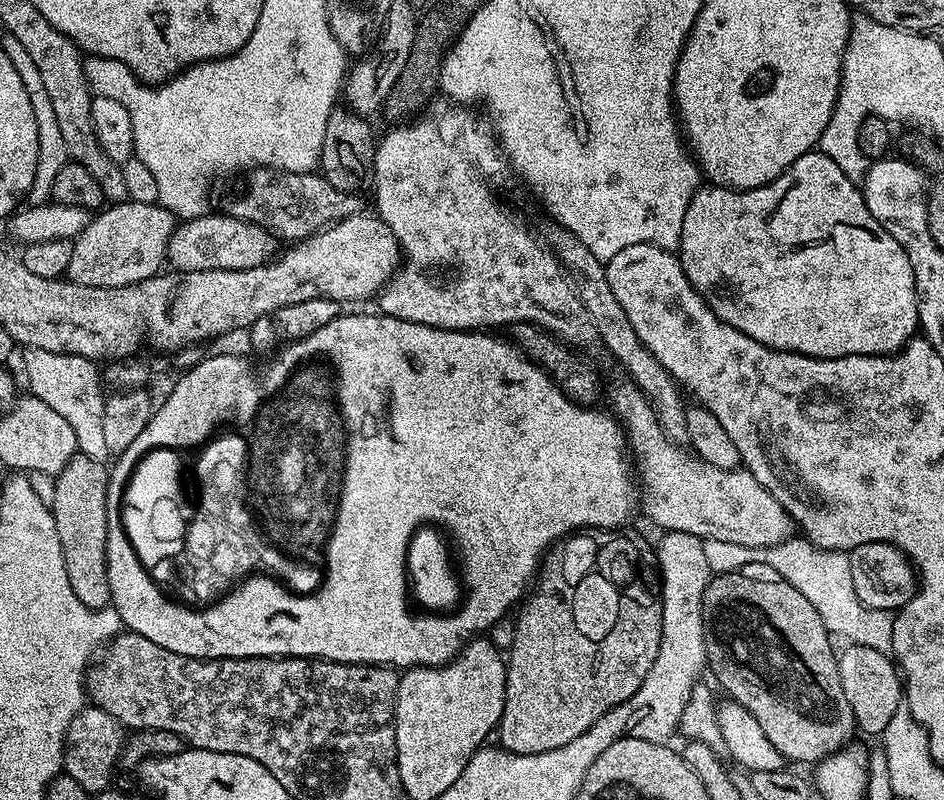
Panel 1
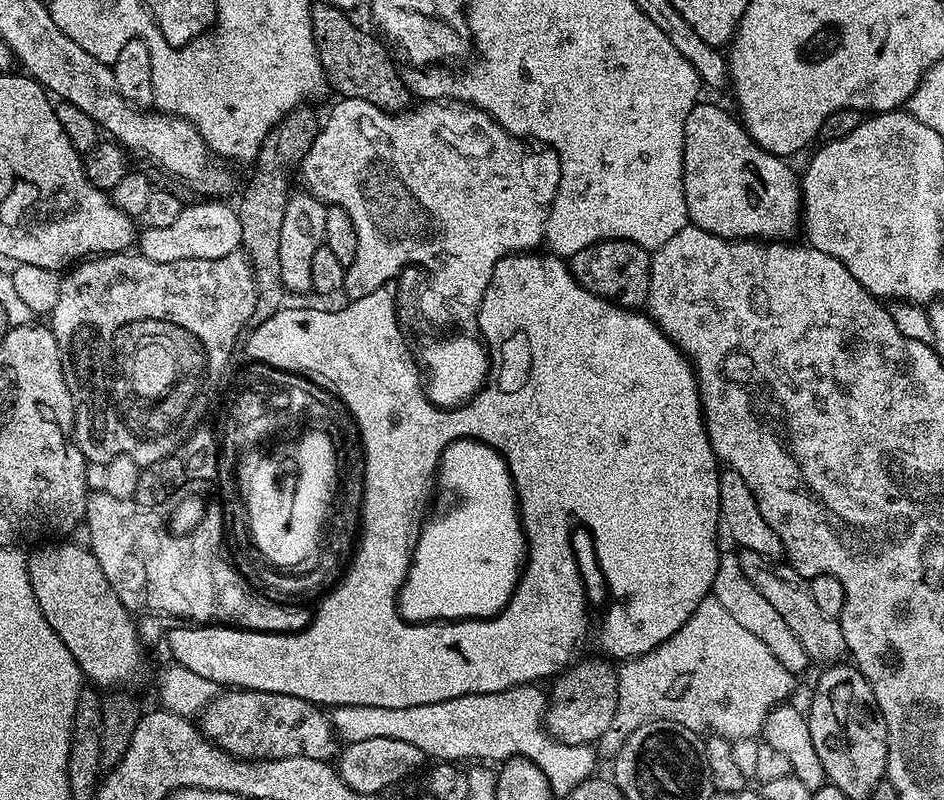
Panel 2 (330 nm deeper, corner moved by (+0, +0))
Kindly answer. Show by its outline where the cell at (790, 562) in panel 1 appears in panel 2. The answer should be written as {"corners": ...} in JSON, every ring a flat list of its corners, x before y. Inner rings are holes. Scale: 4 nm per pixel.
{"corners":[[721,555,718,572,714,574,711,595,718,602,722,602,722,606,726,606,726,611,745,630,750,630,750,634,754,634,754,638,762,638,762,642,766,642,766,647,770,649,770,654,774,654,774,658,778,658,778,662,782,662,782,666,786,666,789,670,809,667,810,661,806,650,802,650,802,642,798,642,798,638,794,638,792,631,783,622,774,618,770,602,766,602,766,598,762,598,762,594,758,594,758,590,754,590,754,586,746,578,746,574,742,574,742,566,735,555]]}

